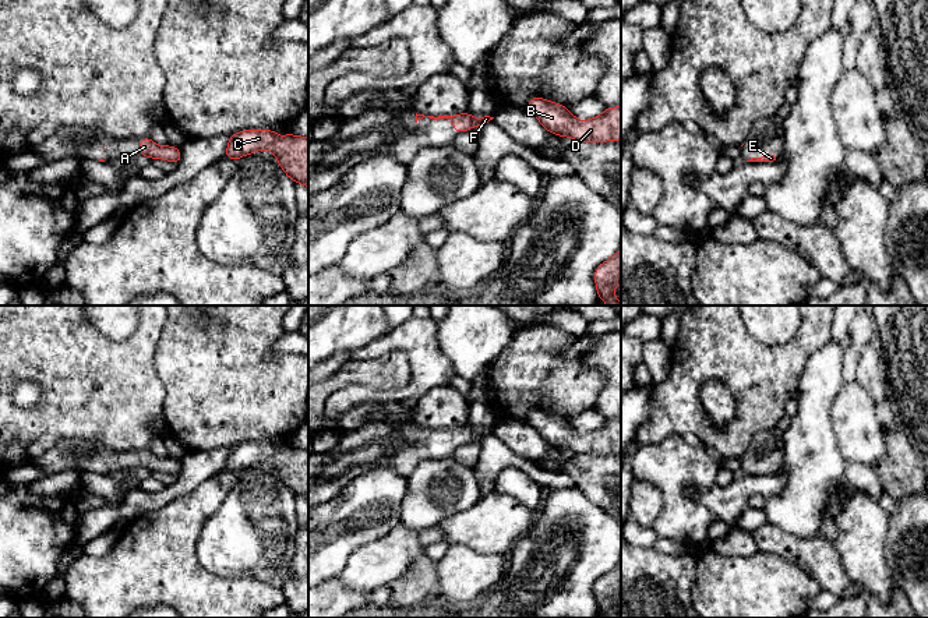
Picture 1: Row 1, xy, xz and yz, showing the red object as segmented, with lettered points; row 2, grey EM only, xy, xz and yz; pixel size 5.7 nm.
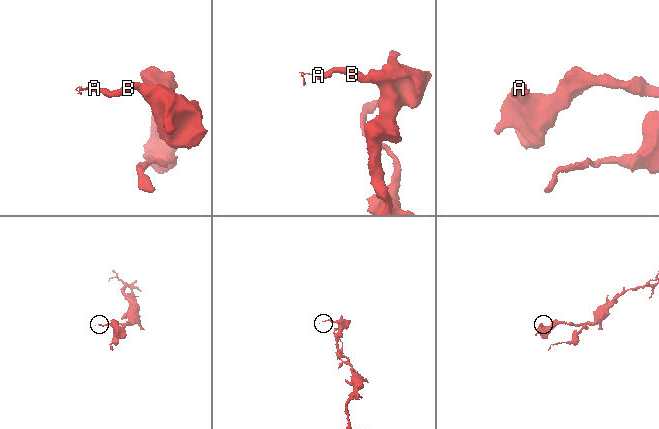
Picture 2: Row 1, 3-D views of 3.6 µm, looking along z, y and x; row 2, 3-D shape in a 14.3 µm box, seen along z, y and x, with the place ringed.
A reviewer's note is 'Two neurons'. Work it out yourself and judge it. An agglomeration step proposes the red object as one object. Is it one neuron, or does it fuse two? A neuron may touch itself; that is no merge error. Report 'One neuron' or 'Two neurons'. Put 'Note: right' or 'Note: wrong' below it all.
One neuron
Note: wrong

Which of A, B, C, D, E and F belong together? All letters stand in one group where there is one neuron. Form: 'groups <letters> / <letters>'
groups A B C D E F

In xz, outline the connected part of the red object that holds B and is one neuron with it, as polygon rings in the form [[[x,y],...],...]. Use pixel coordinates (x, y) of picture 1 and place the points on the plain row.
[[[534,409],[529,412],[526,424],[554,448],[581,455],[621,453],[621,419],[607,419],[600,428],[581,434],[564,417]]]

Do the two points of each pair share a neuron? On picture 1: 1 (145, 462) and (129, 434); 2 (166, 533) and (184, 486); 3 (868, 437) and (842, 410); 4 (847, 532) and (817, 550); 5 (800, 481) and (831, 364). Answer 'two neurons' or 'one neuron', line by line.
1: two neurons
2: two neurons
3: one neuron
4: two neurons
5: one neuron

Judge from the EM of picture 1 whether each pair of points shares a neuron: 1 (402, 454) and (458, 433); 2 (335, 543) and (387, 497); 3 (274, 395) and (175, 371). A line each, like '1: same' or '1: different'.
1: same
2: same
3: same

